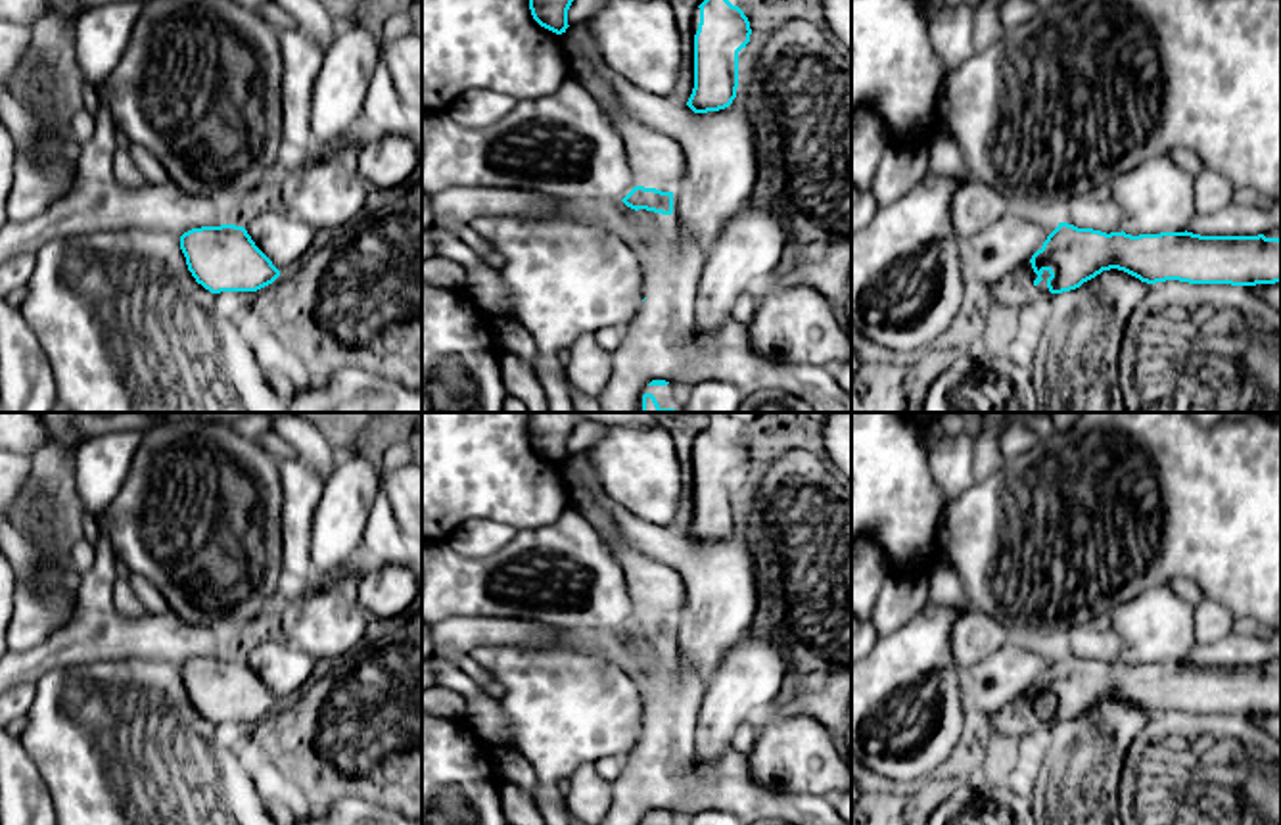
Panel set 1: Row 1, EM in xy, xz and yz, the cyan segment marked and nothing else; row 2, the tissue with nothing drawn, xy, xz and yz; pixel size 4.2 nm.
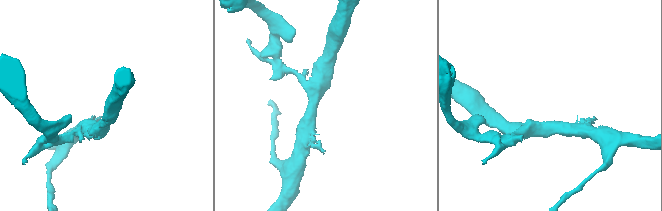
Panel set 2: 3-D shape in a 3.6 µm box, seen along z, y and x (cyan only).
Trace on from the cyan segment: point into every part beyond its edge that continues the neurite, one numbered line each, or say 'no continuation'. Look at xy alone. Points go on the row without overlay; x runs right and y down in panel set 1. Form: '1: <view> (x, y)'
no continuation

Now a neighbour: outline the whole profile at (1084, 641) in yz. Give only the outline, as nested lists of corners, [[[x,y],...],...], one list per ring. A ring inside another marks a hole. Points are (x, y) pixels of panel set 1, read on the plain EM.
[[[1080,625],[1064,633],[1062,652],[1101,662],[1122,662],[1122,641],[1112,627]]]

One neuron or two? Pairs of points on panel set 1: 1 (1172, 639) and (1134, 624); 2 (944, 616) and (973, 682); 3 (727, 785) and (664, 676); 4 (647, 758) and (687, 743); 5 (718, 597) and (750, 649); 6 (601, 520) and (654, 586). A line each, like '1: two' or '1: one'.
1: one
2: two
3: one
4: one
5: two
6: one

